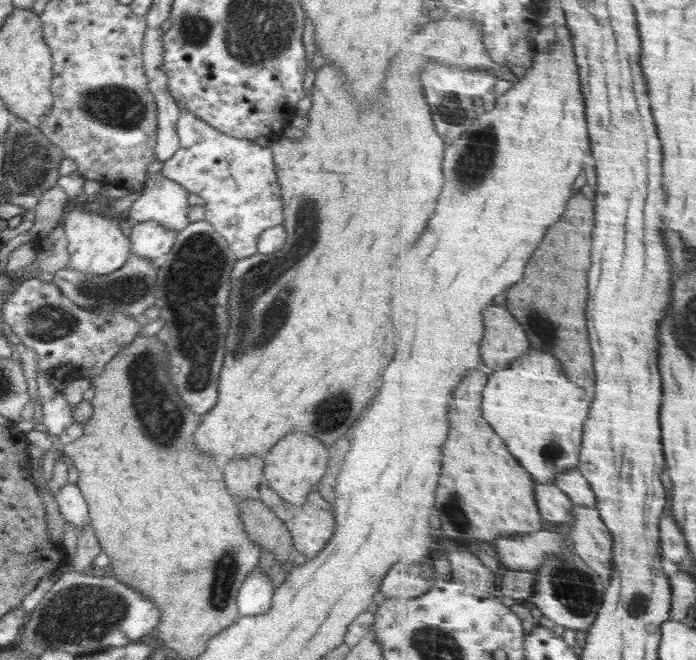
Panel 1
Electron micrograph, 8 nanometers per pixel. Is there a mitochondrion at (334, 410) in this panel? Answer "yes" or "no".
yes

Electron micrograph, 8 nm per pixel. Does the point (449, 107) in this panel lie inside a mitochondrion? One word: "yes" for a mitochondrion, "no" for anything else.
yes

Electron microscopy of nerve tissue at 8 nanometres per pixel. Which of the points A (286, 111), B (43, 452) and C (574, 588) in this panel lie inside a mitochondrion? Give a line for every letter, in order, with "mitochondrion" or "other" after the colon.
A: other
B: other
C: mitochondrion

